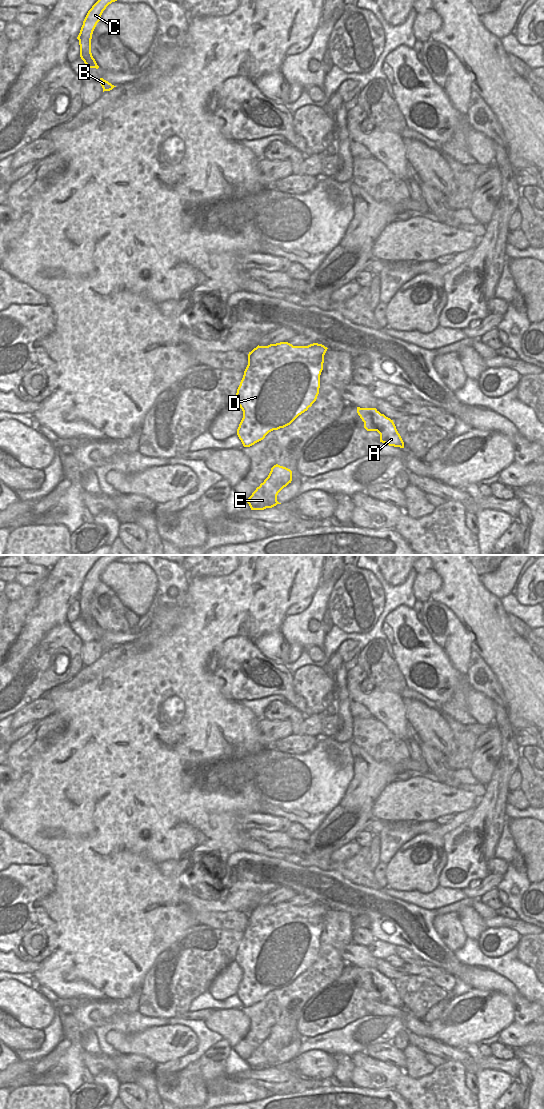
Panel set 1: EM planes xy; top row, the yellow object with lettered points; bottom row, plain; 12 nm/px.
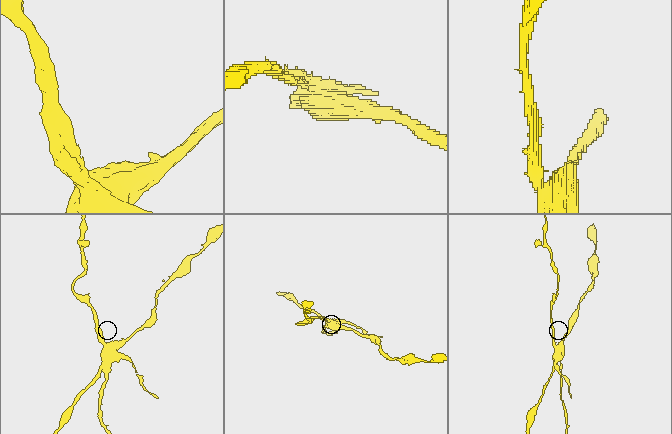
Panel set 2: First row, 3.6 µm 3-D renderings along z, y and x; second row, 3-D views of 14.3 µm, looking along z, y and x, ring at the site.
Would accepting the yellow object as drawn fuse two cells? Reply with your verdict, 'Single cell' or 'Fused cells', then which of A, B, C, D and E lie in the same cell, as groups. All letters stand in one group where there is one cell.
Fused cells. Groups: A B C E / D

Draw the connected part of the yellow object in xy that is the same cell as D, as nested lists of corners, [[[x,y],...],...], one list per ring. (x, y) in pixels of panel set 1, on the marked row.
[[[288,342],[257,346],[248,354],[248,365],[236,393],[236,403],[243,411],[237,435],[244,447],[250,447],[265,436],[290,425],[316,401],[320,388],[327,347],[313,343],[293,346]]]

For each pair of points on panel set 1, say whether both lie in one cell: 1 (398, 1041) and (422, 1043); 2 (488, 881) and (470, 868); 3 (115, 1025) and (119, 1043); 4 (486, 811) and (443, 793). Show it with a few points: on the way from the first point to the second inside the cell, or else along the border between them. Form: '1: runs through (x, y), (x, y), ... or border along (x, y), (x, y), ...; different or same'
1: border along (407, 1032), (409, 1043); different
2: border along (488, 874), (472, 885), (463, 888); different
3: border along (139, 1032), (124, 1034), (108, 1031), (104, 1038); different
4: border along (478, 799), (476, 803); different

